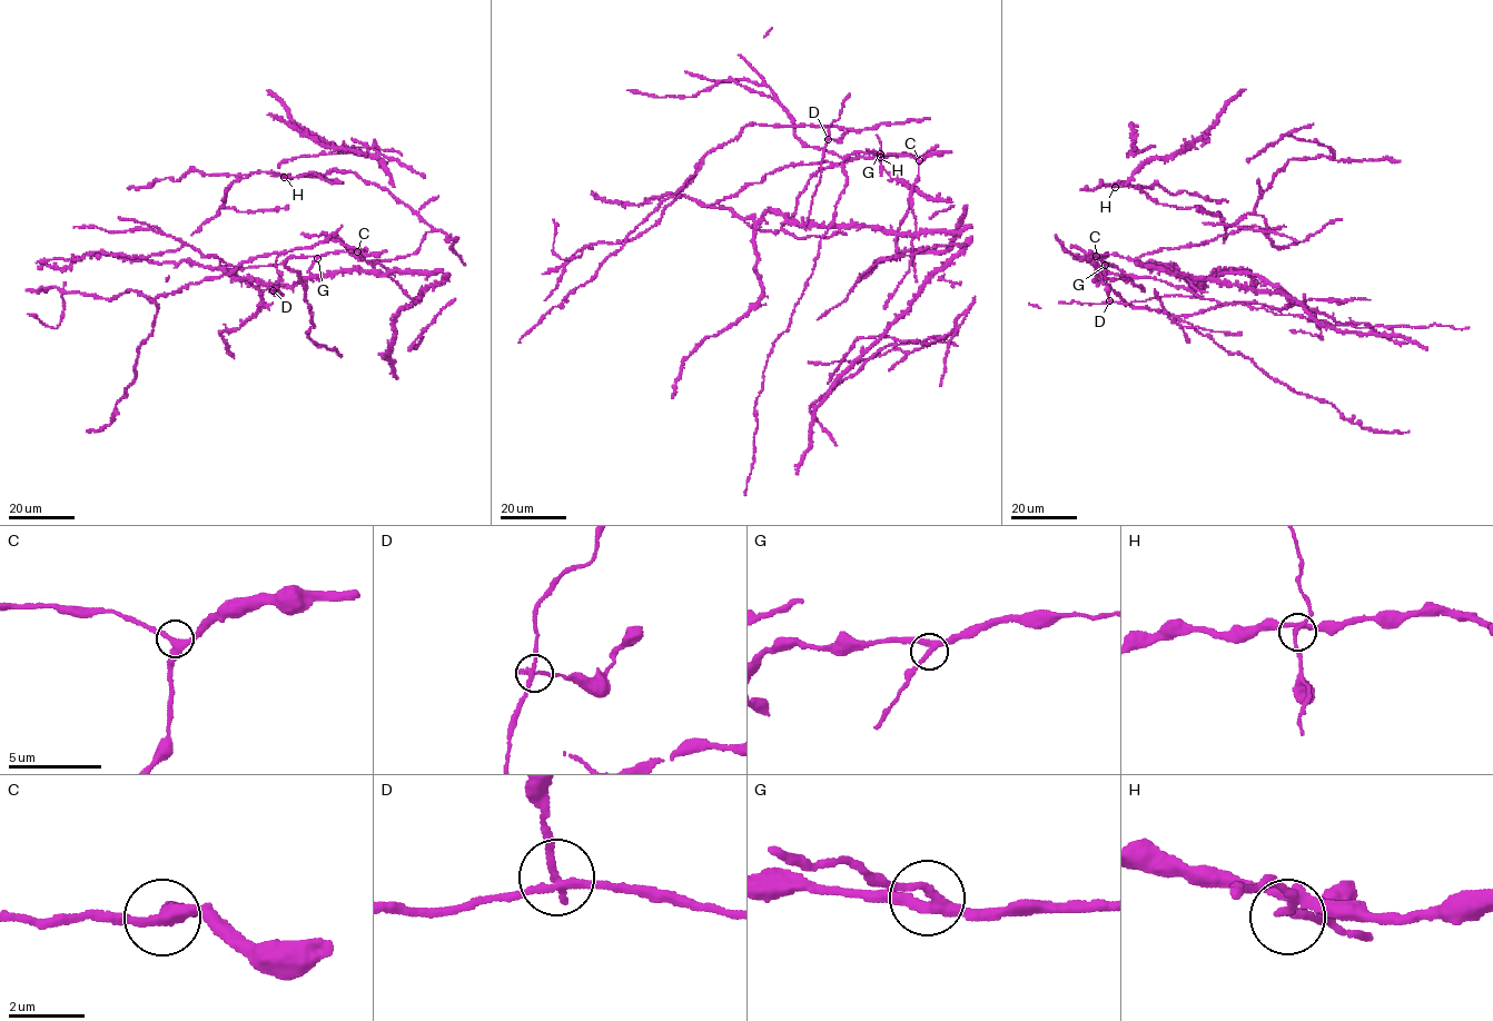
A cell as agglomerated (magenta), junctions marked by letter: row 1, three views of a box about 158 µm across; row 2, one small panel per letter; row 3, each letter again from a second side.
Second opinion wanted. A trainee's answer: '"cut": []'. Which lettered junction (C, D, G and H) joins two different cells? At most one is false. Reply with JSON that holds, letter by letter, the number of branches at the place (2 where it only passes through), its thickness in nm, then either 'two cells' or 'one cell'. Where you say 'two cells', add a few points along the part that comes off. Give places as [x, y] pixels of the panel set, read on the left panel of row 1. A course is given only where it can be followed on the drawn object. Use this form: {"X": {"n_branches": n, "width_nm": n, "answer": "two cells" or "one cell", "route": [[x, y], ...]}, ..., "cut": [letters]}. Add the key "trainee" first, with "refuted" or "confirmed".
{"trainee": "refuted", "C": {"n_branches": 3, "width_nm": 320, "answer": "one cell"}, "D": {"n_branches": 3, "width_nm": 220, "answer": "two cells"}, "G": {"n_branches": 3, "width_nm": 240, "answer": "one cell"}, "H": {"n_branches": 4, "width_nm": 220, "answer": "one cell"}, "cut": ["D"]}

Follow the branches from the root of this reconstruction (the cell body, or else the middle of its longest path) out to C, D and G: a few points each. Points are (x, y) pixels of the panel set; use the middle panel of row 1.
C: (821, 226), (882, 227), (913, 237), (916, 221), (911, 191), (918, 175), (919, 160)
D: (821, 226), (801, 226), (804, 227), (809, 215), (828, 139)
G: (821, 226), (882, 227), (913, 237), (916, 221), (910, 196), (919, 161), (908, 156), (880, 154)

